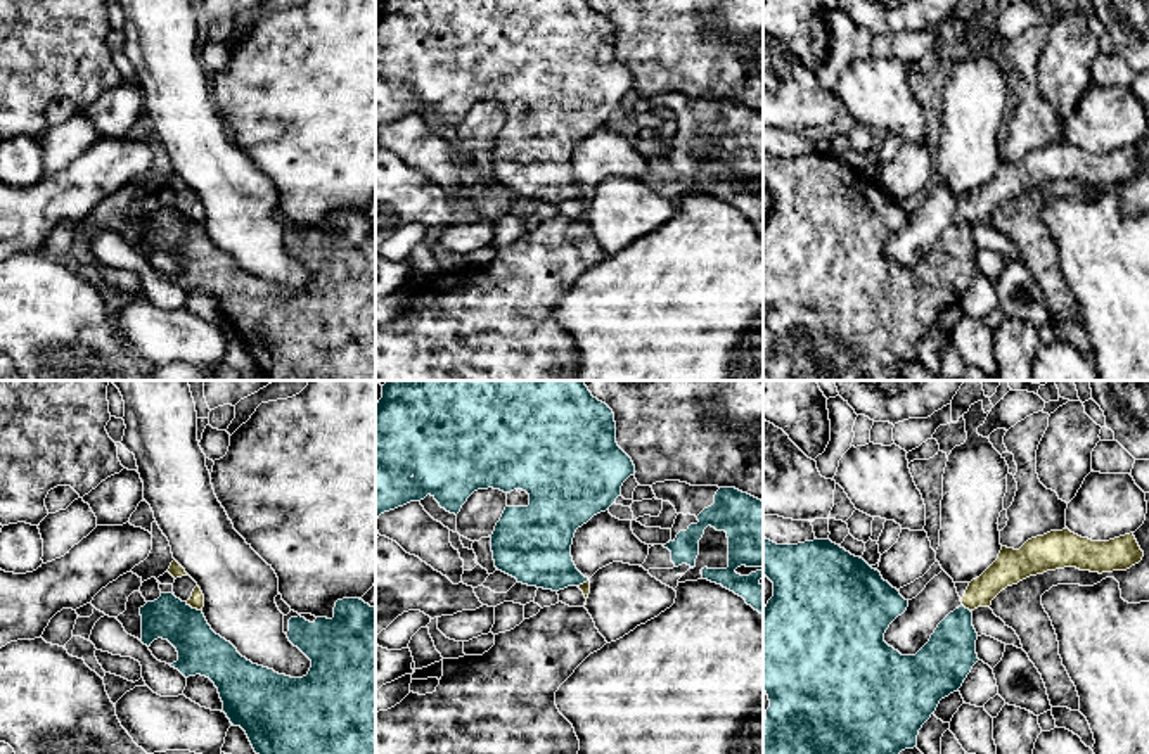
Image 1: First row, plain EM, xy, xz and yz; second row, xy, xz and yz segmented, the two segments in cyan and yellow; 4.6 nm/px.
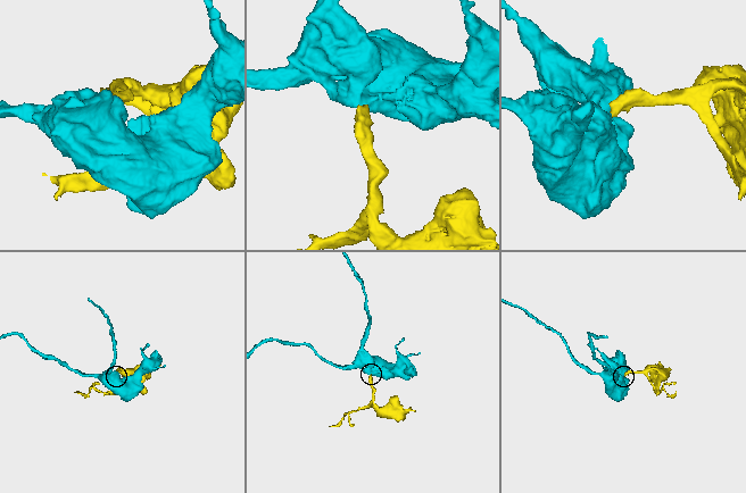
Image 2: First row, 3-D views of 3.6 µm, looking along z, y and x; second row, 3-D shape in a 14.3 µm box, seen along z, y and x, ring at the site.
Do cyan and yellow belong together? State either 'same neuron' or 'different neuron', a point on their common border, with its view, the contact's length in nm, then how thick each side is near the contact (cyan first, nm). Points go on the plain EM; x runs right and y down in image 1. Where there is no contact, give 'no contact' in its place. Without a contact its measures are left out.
different neuron | xy (194, 222) | 90 nm | 220/70 nm

